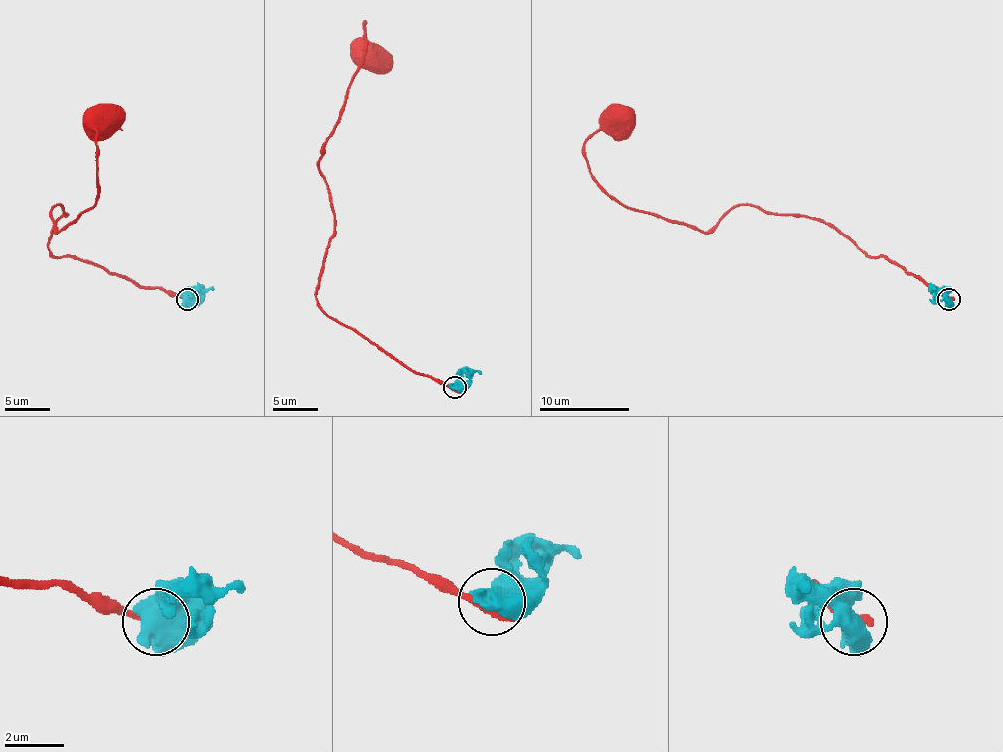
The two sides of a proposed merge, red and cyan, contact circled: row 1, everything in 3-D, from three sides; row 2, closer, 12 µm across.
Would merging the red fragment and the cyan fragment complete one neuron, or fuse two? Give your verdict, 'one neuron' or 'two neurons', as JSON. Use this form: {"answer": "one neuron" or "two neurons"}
{"answer": "two neurons"}

